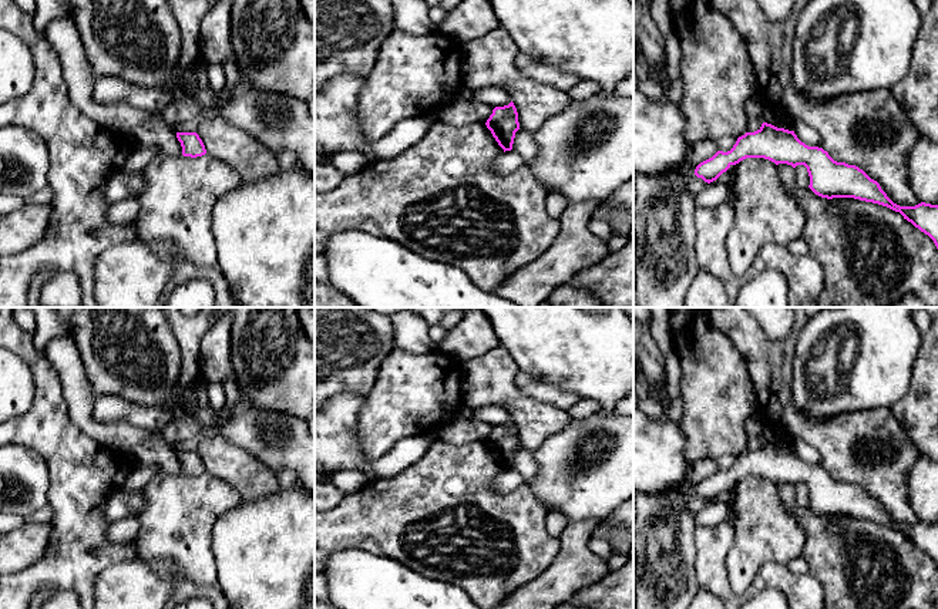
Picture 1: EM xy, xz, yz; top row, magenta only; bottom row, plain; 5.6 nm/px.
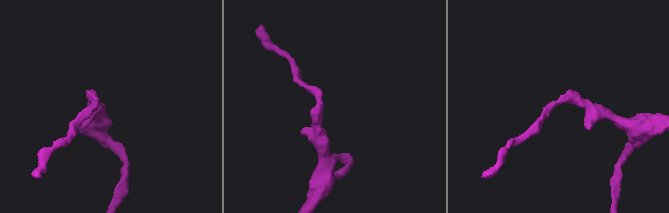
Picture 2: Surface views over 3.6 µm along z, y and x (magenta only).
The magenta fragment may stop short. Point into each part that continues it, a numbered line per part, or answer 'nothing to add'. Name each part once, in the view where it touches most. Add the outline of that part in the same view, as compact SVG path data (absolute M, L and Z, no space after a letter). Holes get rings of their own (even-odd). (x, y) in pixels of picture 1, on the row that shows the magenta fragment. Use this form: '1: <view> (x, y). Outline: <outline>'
nothing to add

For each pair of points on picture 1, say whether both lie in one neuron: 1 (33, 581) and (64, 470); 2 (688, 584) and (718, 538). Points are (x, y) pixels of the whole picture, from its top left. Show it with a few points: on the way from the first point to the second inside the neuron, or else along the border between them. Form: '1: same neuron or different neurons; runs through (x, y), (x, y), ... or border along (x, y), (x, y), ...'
1: same neuron; runs through (61, 555), (66, 551), (66, 498)
2: different neurons; border along (695, 539), (695, 578), (701, 585)

